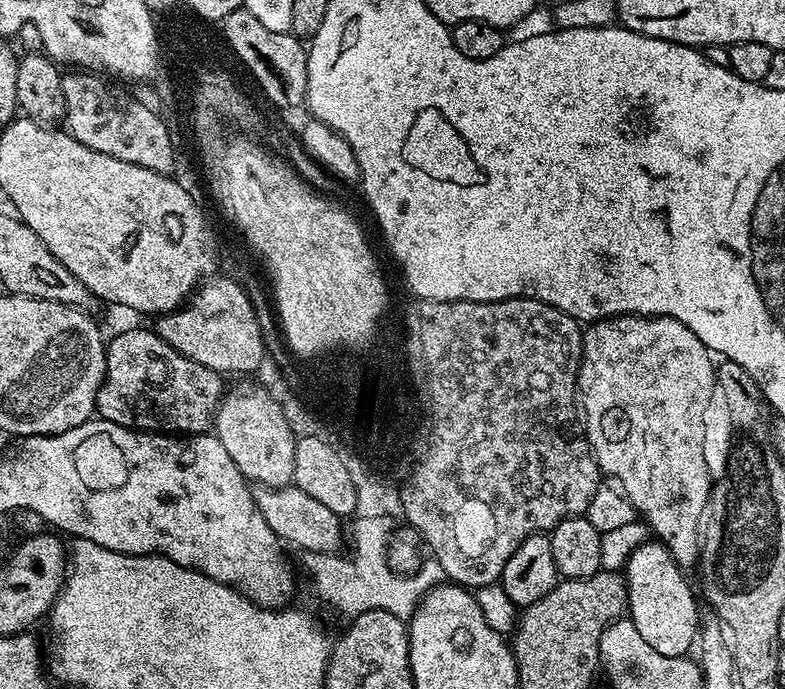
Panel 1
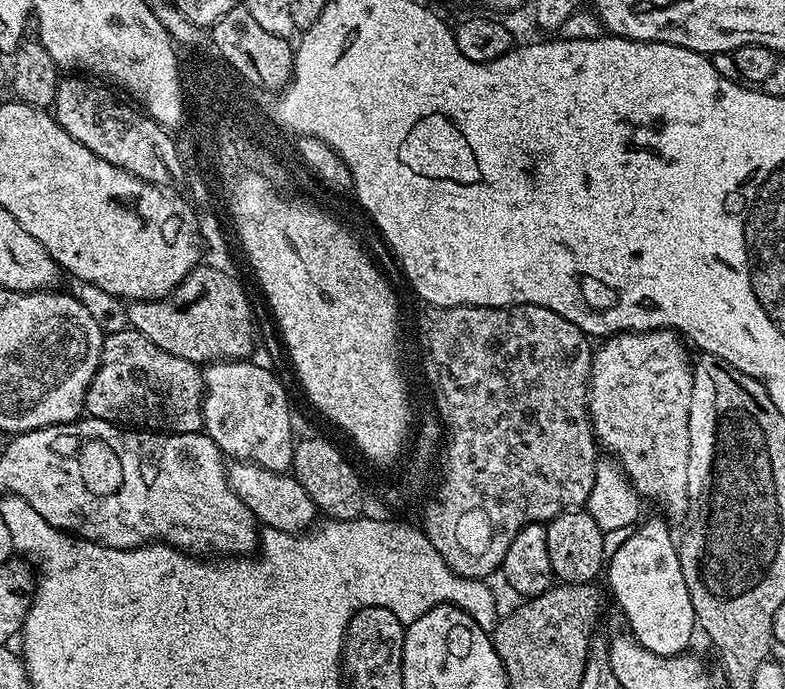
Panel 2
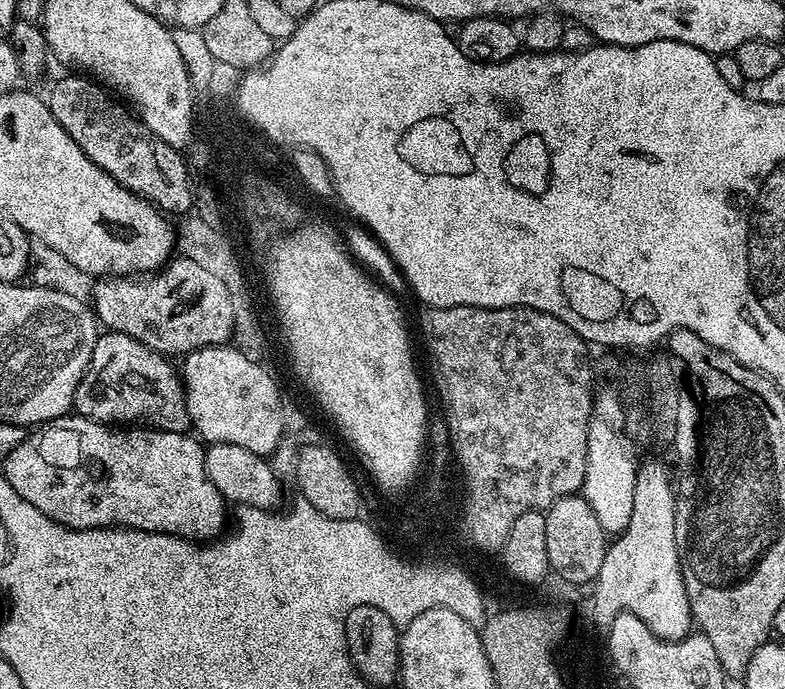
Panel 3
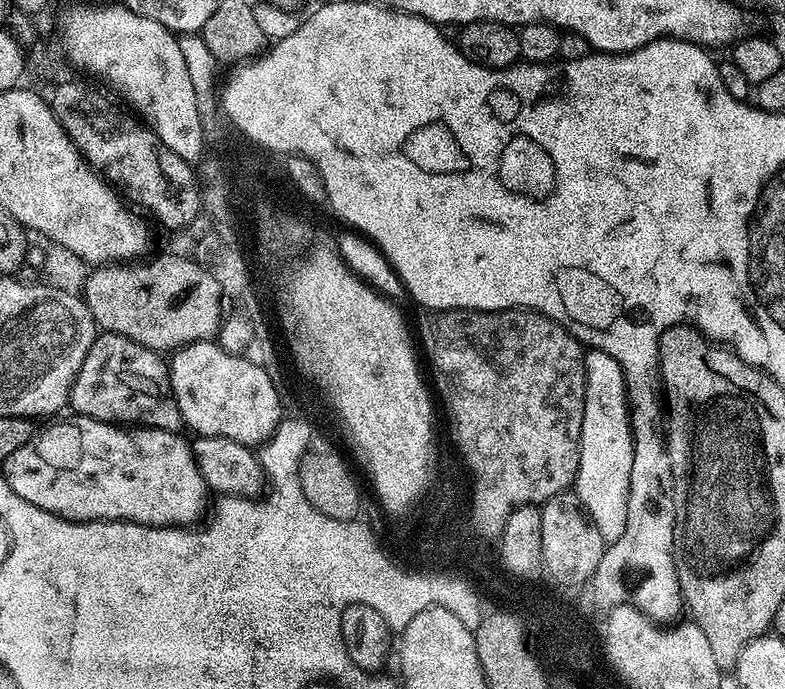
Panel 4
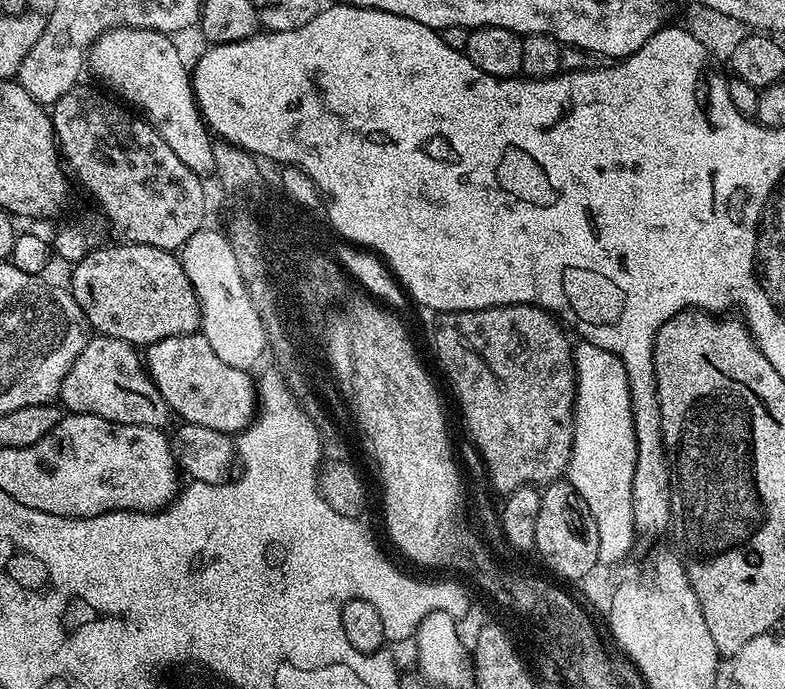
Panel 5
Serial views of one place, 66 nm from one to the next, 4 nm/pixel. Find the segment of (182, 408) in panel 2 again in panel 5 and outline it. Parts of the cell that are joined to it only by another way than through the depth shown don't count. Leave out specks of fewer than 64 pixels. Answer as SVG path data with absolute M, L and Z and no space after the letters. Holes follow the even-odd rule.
M96 334L89 339L82 354L74 358L74 366L70 366L62 382L58 400L69 413L101 416L115 424L137 424L164 430L170 417L166 398L162 398L149 376L141 353L133 345L113 336Z

